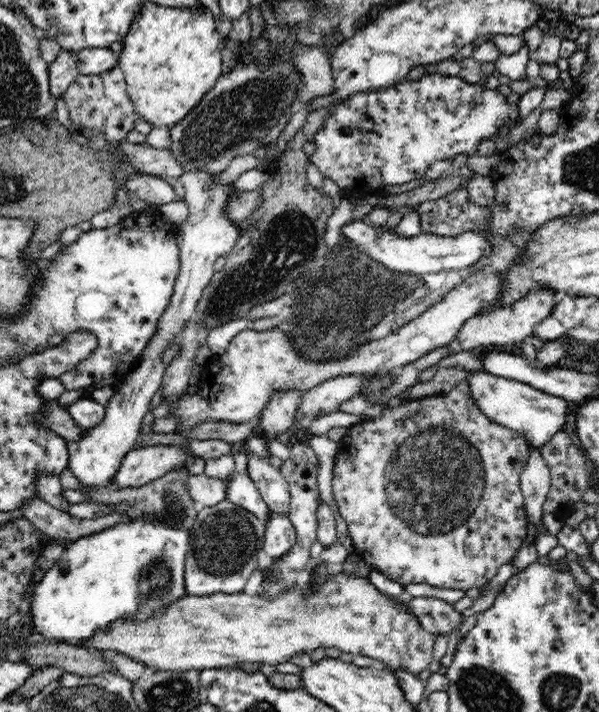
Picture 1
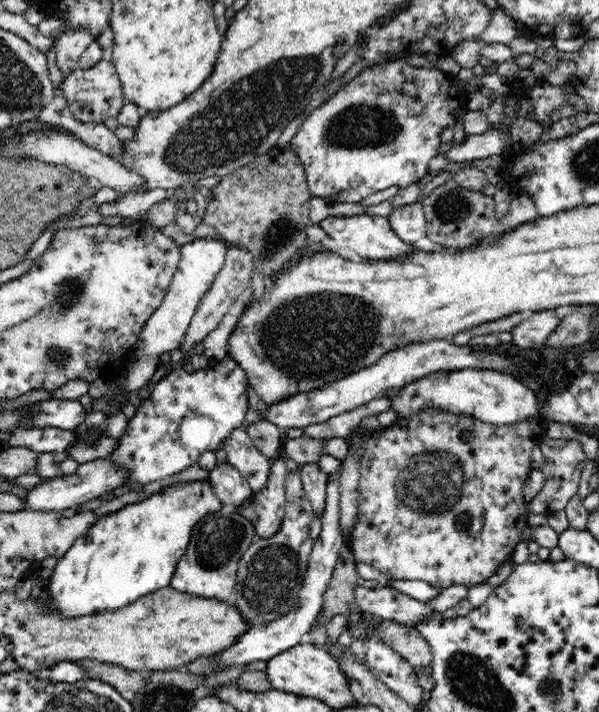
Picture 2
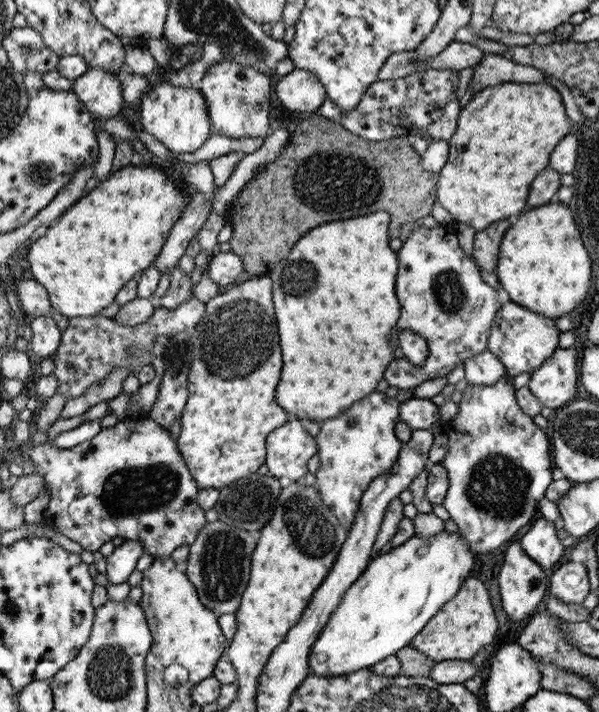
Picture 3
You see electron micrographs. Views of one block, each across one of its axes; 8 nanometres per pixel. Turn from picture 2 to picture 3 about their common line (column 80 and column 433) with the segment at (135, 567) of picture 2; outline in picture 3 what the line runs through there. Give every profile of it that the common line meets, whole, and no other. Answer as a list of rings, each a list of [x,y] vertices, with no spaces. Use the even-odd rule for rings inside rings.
[[[442,532],[429,537],[414,536],[406,539],[404,544],[393,547],[389,552],[372,558],[366,570],[354,581],[344,593],[340,605],[334,609],[327,626],[320,632],[312,645],[309,657],[310,673],[318,676],[342,676],[371,669],[378,662],[389,658],[405,646],[409,646],[414,636],[430,622],[446,602],[454,596],[465,578],[468,578],[477,558],[471,551],[467,540],[458,532]]]

